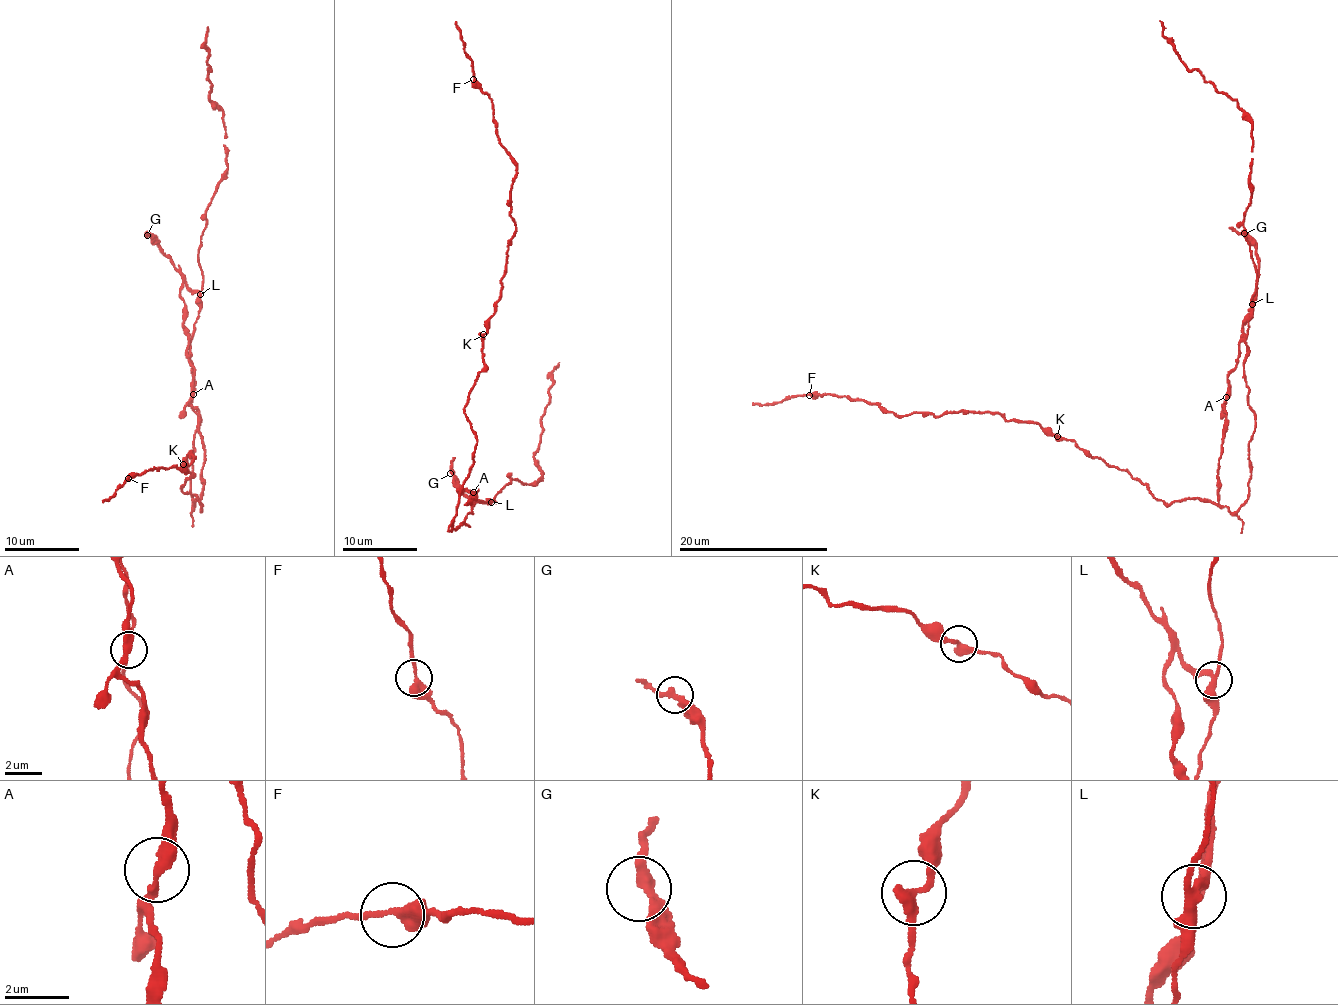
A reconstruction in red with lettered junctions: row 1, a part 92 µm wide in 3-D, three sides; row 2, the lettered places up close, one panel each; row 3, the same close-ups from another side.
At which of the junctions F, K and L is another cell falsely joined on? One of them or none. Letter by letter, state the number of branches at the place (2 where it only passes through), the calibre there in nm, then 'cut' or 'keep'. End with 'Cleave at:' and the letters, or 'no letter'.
F: 2 | 360 nm | keep
K: 2 | 360 nm | keep
L: 3 | 300 nm | cut
Cleave at: L

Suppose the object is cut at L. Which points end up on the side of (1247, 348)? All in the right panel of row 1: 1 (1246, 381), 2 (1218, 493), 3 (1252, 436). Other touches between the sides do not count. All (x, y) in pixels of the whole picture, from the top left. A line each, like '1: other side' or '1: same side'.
1: same side
2: other side
3: same side

